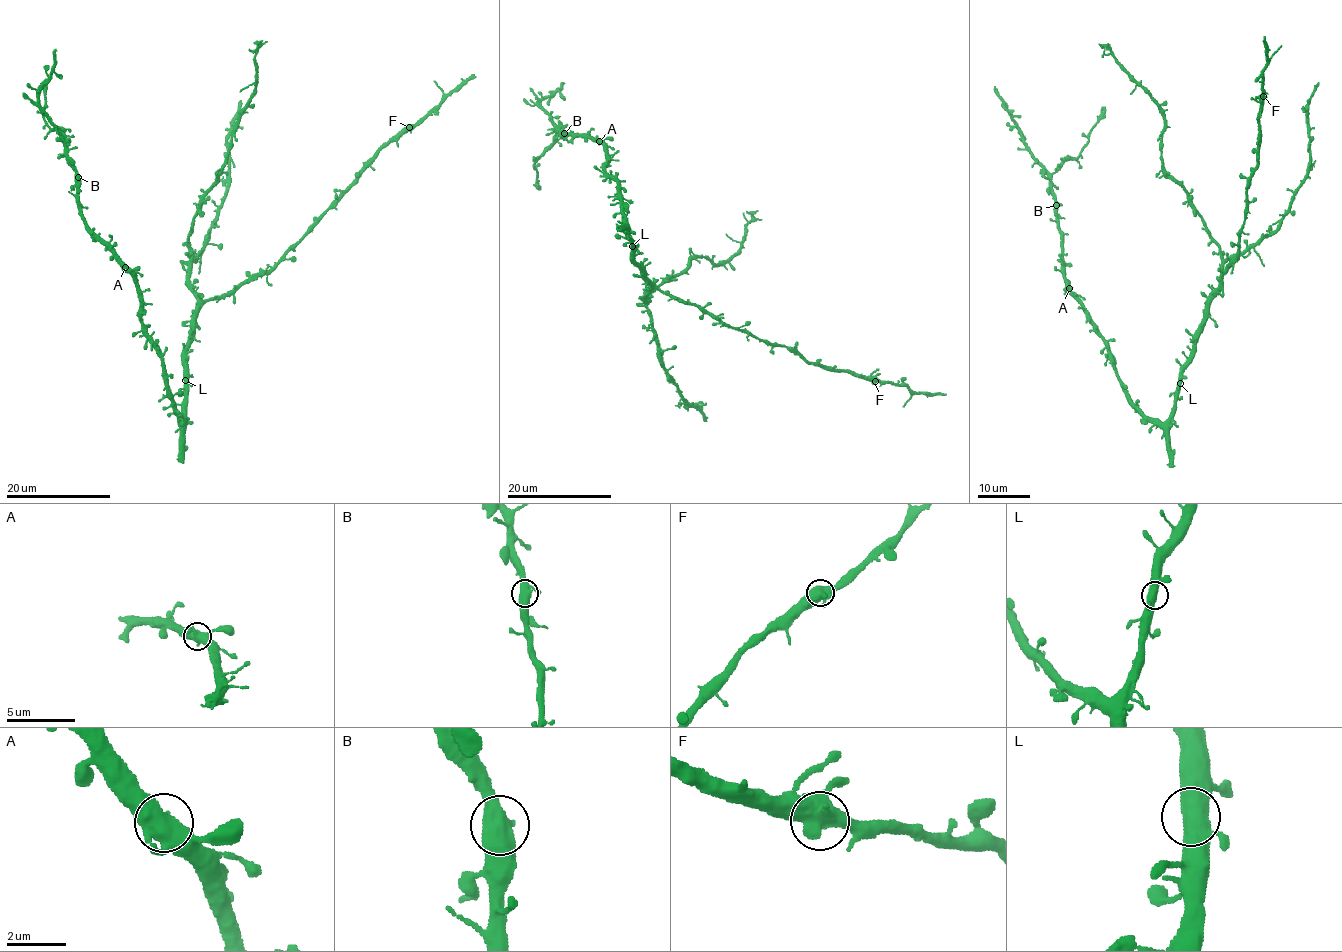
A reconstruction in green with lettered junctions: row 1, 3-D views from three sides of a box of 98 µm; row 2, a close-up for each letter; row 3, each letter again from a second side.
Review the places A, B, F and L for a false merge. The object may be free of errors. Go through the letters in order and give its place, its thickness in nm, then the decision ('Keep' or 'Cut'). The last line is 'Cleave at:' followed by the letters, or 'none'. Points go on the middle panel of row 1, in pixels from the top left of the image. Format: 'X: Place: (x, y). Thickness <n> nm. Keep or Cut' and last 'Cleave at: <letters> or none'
A: Place: (599, 141). Thickness 550 nm. Keep
B: Place: (564, 133). Thickness 550 nm. Keep
F: Place: (875, 381). Thickness 600 nm. Keep
L: Place: (632, 246). Thickness 550 nm. Keep
Cleave at: none

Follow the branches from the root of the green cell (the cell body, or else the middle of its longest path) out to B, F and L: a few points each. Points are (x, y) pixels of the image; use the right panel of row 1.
B: (1177, 399), (1176, 409), (1165, 421), (1154, 422), (1130, 399), (1107, 342), (1064, 276), (1056, 205)
F: (1177, 399), (1180, 366), (1191, 353), (1203, 311), (1238, 253), (1245, 191), (1257, 164), (1257, 116), (1263, 96)
L: (1177, 399), (1180, 383)

